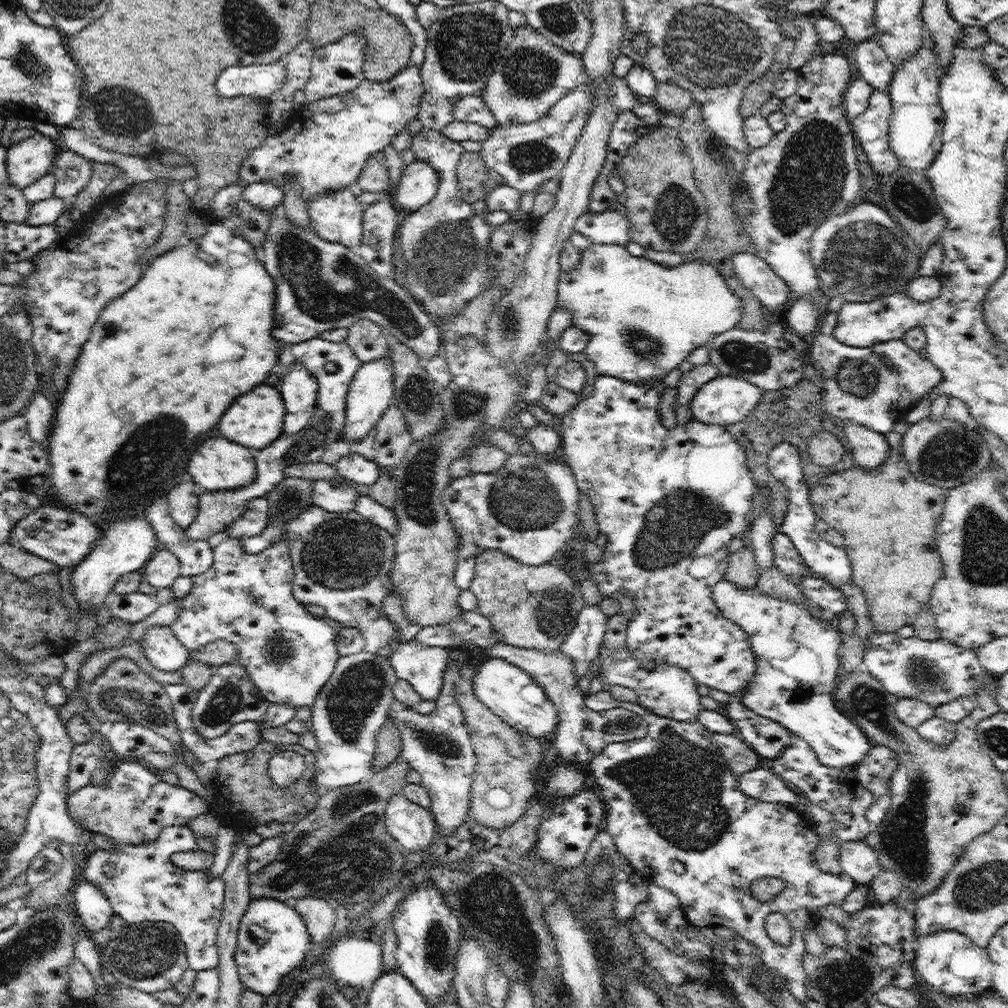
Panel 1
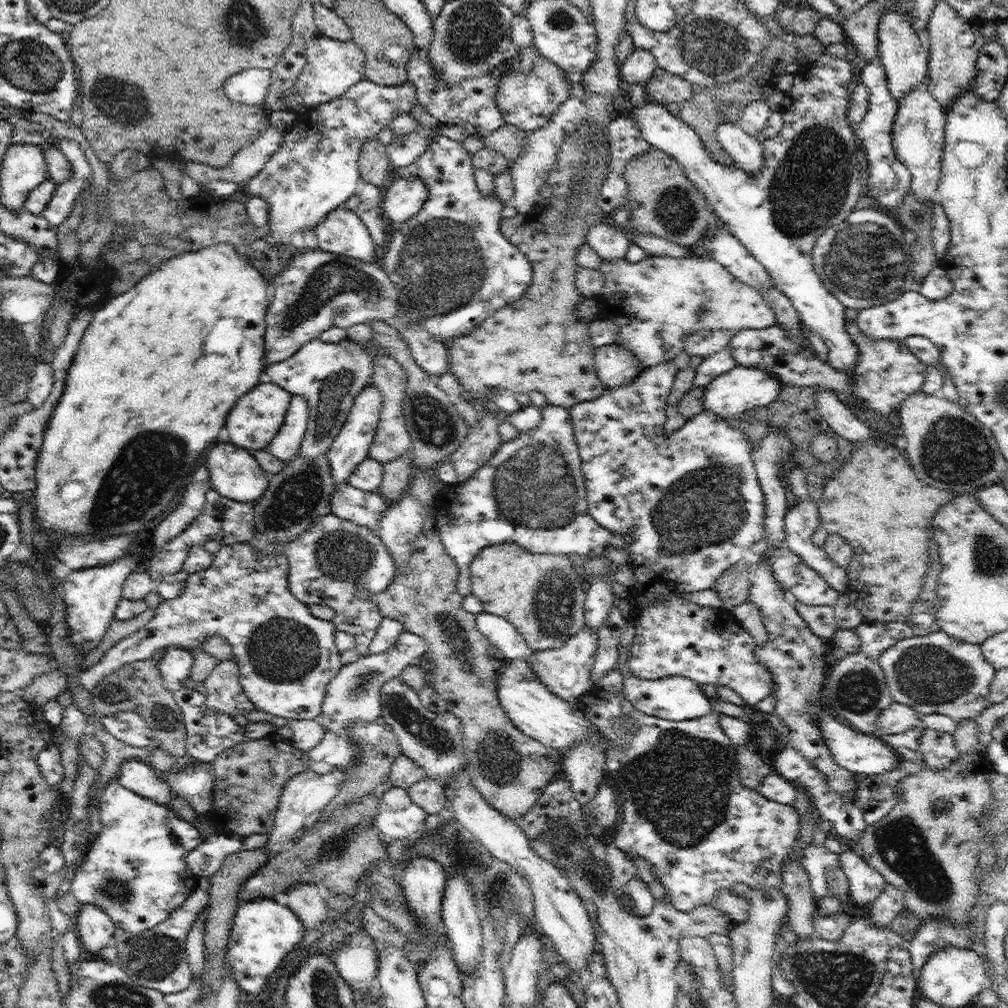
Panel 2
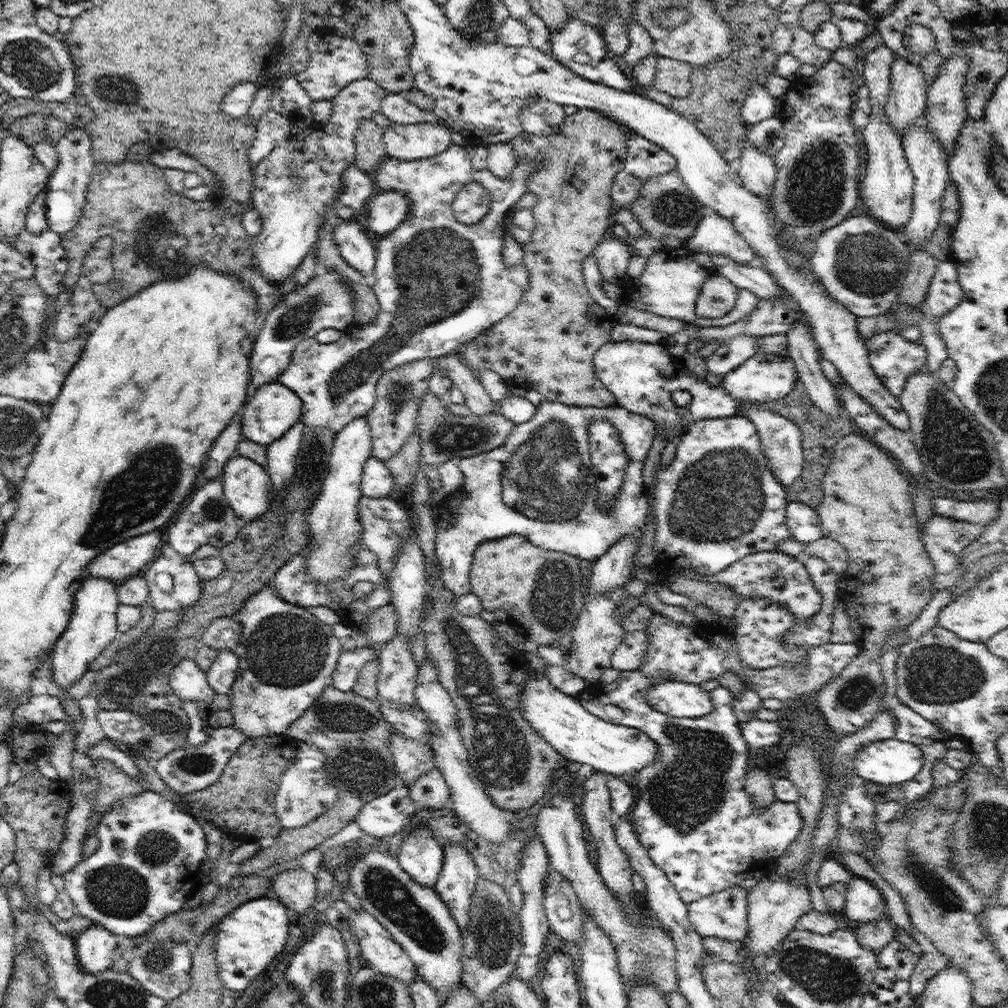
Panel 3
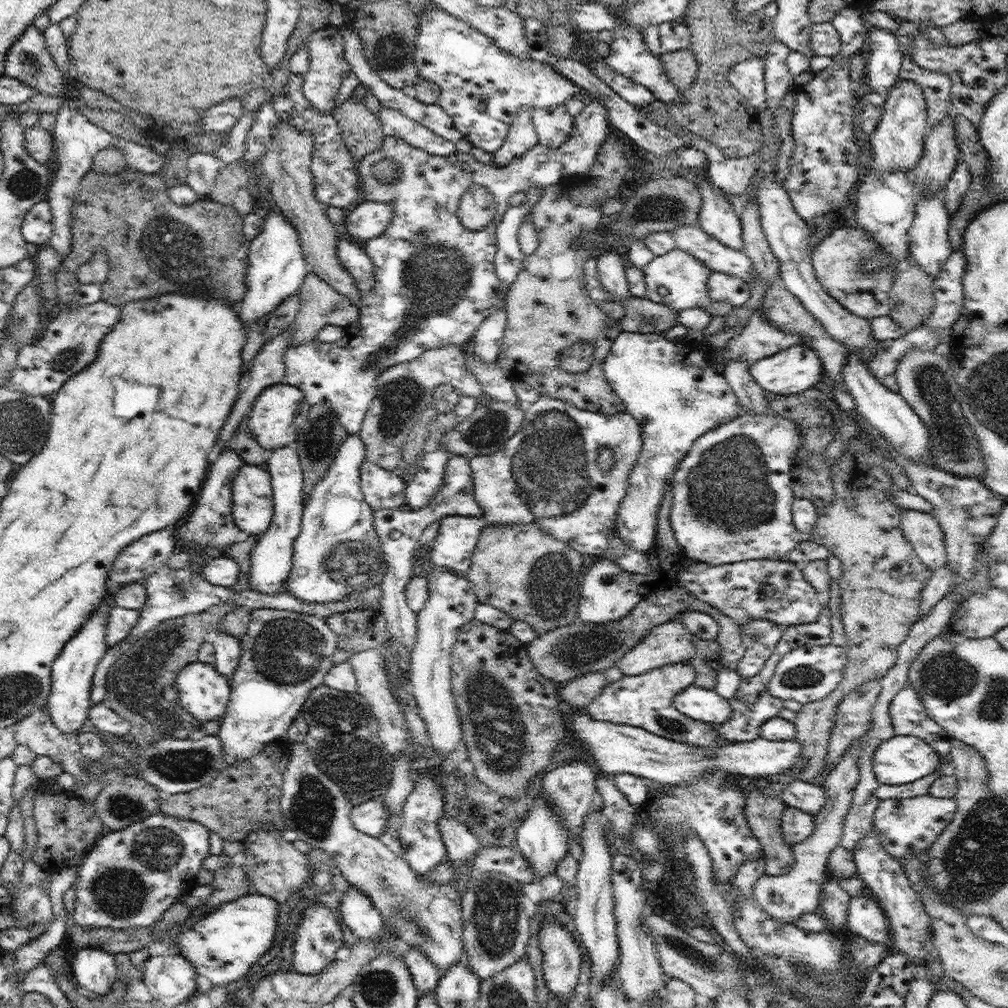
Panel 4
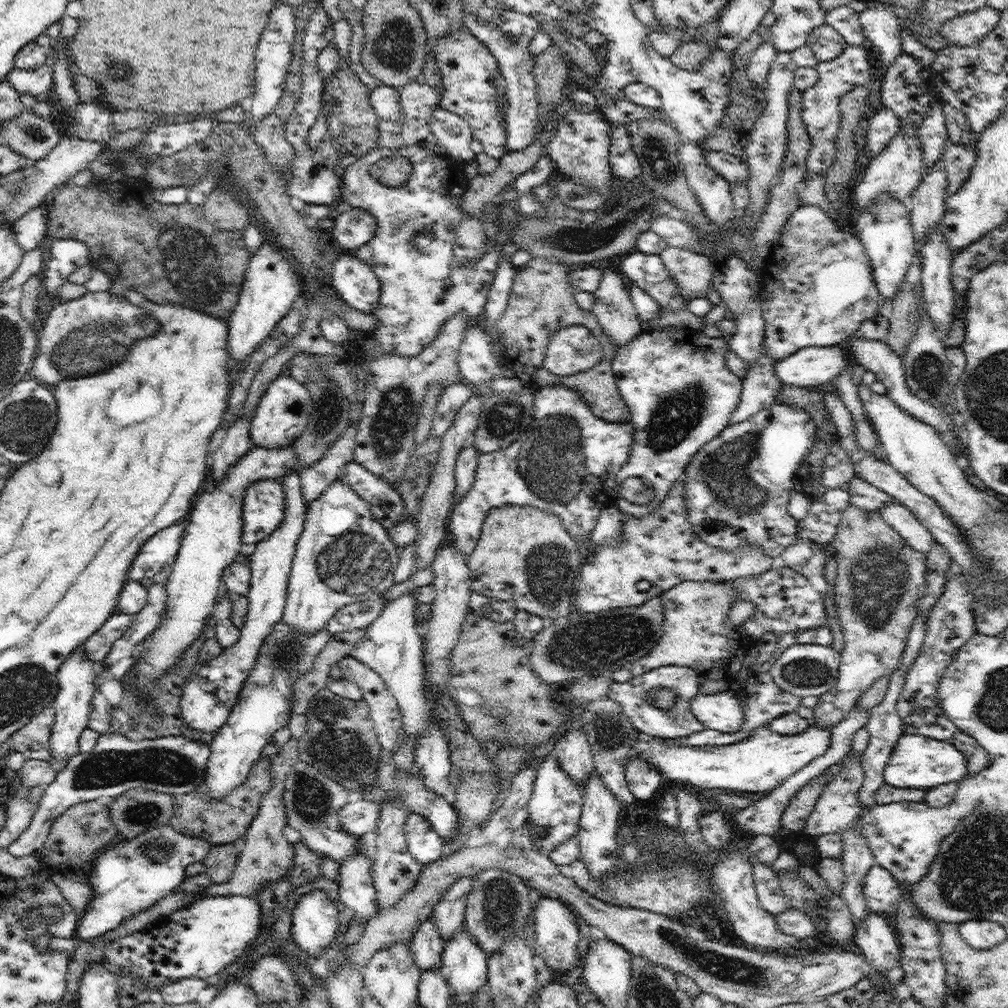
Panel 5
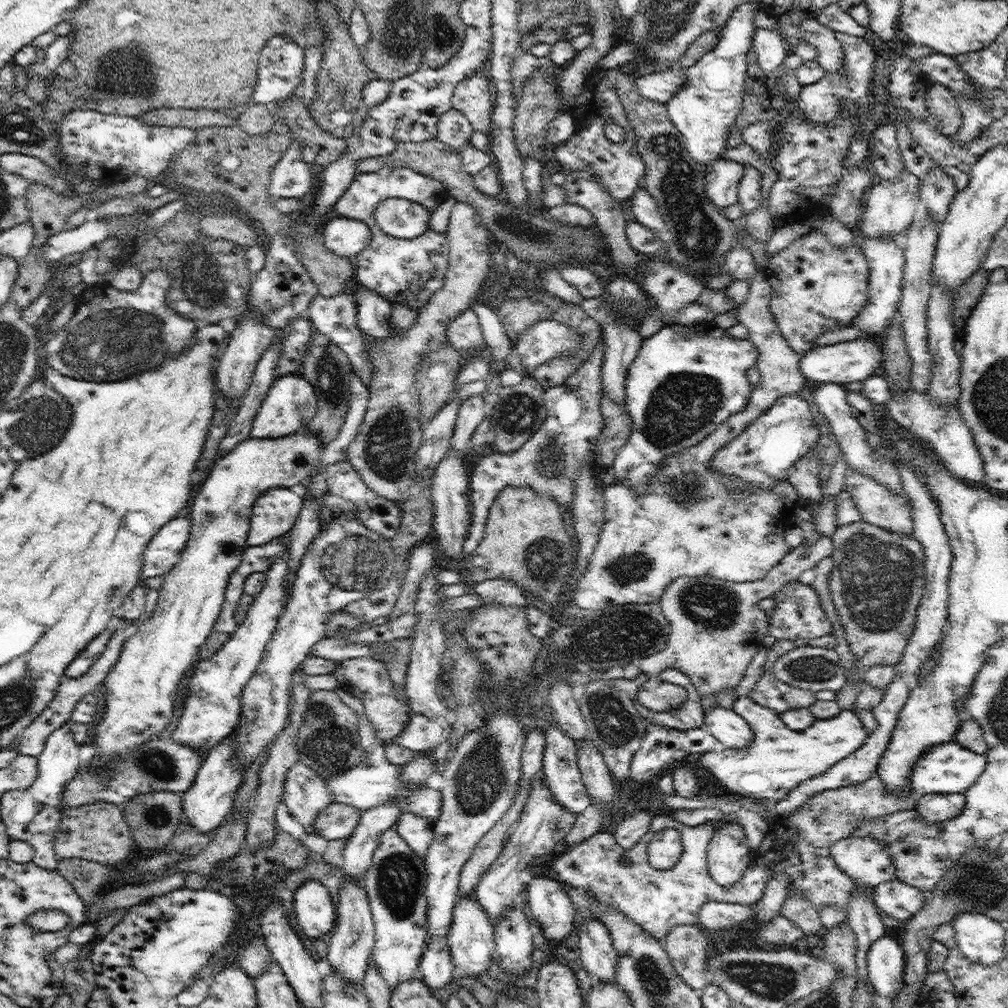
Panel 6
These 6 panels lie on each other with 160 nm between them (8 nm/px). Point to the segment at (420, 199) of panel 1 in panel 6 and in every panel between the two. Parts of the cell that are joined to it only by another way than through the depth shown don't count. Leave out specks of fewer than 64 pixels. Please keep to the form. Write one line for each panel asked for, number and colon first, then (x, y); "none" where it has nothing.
2: (403, 197)
3: (387, 209)
4: (366, 220)
5: (354, 228)
6: (345, 237)

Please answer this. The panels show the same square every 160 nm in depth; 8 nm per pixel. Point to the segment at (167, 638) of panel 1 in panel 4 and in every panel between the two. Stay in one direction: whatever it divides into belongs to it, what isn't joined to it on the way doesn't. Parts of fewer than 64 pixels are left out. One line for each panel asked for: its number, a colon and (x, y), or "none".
2: (175, 665)
3: (188, 680)
4: (203, 692)

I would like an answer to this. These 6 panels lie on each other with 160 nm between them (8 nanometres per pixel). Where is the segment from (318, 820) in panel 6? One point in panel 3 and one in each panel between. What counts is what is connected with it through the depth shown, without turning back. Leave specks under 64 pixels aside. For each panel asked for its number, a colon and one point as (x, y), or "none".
3: (381, 818)
4: (370, 817)
5: (360, 817)

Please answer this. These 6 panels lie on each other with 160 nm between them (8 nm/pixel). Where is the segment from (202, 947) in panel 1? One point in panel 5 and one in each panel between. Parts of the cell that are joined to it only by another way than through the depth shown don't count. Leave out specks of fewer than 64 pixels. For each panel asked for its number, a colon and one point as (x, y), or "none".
2: (135, 871)
3: (148, 864)
4: (131, 877)
5: (131, 875)

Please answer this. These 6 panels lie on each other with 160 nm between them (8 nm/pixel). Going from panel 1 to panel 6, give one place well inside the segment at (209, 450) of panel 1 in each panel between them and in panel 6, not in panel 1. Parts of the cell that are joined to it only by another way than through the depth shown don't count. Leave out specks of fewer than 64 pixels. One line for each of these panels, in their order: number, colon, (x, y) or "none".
2: (235, 473)
3: (248, 489)
4: (252, 507)
5: (263, 507)
6: (275, 512)

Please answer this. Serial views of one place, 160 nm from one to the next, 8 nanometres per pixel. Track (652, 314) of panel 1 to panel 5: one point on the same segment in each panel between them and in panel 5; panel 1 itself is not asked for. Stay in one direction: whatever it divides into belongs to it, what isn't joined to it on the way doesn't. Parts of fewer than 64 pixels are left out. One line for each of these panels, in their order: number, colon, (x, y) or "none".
2: (655, 302)
3: (672, 281)
4: (684, 280)
5: (693, 272)

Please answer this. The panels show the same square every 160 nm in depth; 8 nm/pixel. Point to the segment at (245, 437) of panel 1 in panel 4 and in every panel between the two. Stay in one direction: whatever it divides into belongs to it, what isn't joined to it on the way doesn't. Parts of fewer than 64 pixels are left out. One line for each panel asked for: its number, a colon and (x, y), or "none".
2: (256, 419)
3: (271, 409)
4: (280, 411)

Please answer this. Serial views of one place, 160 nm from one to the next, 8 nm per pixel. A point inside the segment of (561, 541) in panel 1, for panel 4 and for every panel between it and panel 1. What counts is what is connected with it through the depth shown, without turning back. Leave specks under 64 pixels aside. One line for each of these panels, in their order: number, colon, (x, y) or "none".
2: (532, 492)
3: (539, 484)
4: (548, 472)

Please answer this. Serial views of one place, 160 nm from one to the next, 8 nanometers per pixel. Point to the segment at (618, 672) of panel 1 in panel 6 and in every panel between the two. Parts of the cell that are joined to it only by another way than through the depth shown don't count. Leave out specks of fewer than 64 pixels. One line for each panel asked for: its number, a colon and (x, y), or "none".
2: (676, 698)
3: (677, 699)
4: (710, 706)
5: (721, 712)
6: (730, 730)

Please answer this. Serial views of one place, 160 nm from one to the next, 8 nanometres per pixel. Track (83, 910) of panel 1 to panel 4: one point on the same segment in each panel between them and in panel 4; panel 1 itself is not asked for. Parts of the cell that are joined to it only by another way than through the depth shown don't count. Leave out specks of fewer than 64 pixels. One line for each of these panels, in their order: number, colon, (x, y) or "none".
2: (95, 928)
3: (95, 947)
4: (94, 970)

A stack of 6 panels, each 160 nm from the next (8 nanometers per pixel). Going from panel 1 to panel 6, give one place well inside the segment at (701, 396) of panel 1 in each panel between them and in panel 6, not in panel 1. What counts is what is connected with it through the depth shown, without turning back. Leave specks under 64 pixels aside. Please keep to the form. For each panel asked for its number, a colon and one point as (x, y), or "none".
2: (730, 394)
3: (767, 377)
4: (790, 371)
5: (810, 367)
6: (853, 360)

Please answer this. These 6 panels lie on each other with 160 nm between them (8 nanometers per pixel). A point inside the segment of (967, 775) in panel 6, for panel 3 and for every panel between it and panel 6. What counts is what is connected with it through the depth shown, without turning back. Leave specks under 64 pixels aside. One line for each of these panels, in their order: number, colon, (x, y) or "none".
3: (890, 762)
4: (901, 760)
5: (919, 762)

